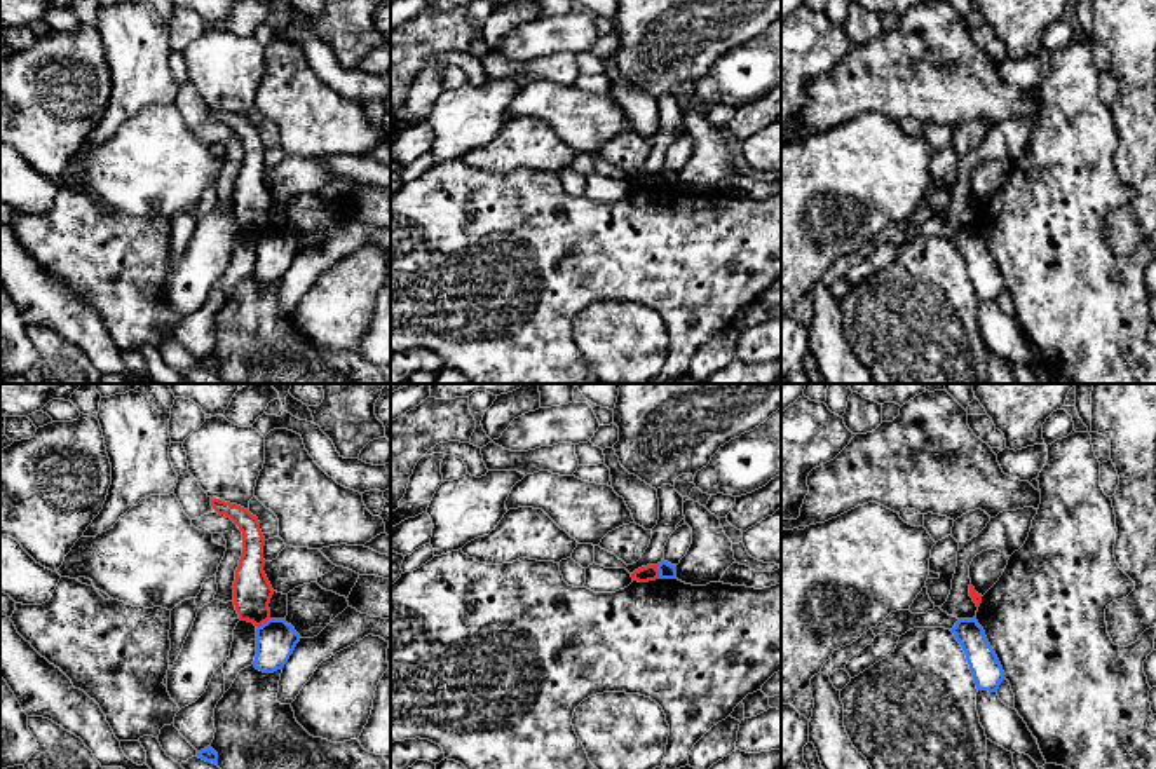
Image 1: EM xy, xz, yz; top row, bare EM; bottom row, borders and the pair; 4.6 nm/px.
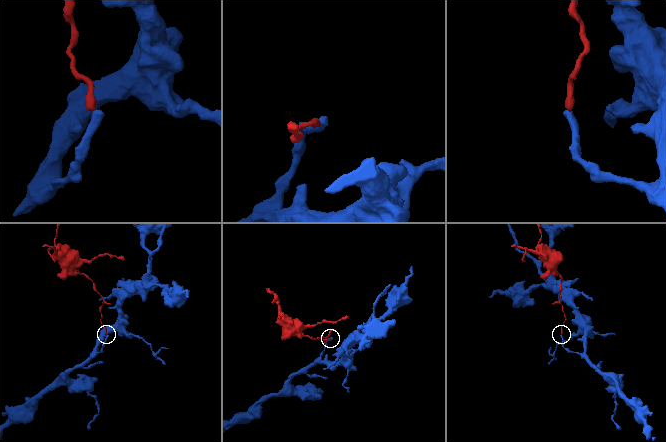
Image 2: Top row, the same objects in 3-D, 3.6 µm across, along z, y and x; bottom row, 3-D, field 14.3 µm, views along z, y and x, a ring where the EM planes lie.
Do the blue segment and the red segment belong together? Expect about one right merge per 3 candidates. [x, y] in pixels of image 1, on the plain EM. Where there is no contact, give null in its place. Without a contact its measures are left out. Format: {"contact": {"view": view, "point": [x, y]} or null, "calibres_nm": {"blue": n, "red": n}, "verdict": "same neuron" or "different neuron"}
{"contact": {"view": "xy", "point": [264, 232]}, "calibres_nm": {"blue": 190, "red": 180}, "verdict": "different neuron"}

